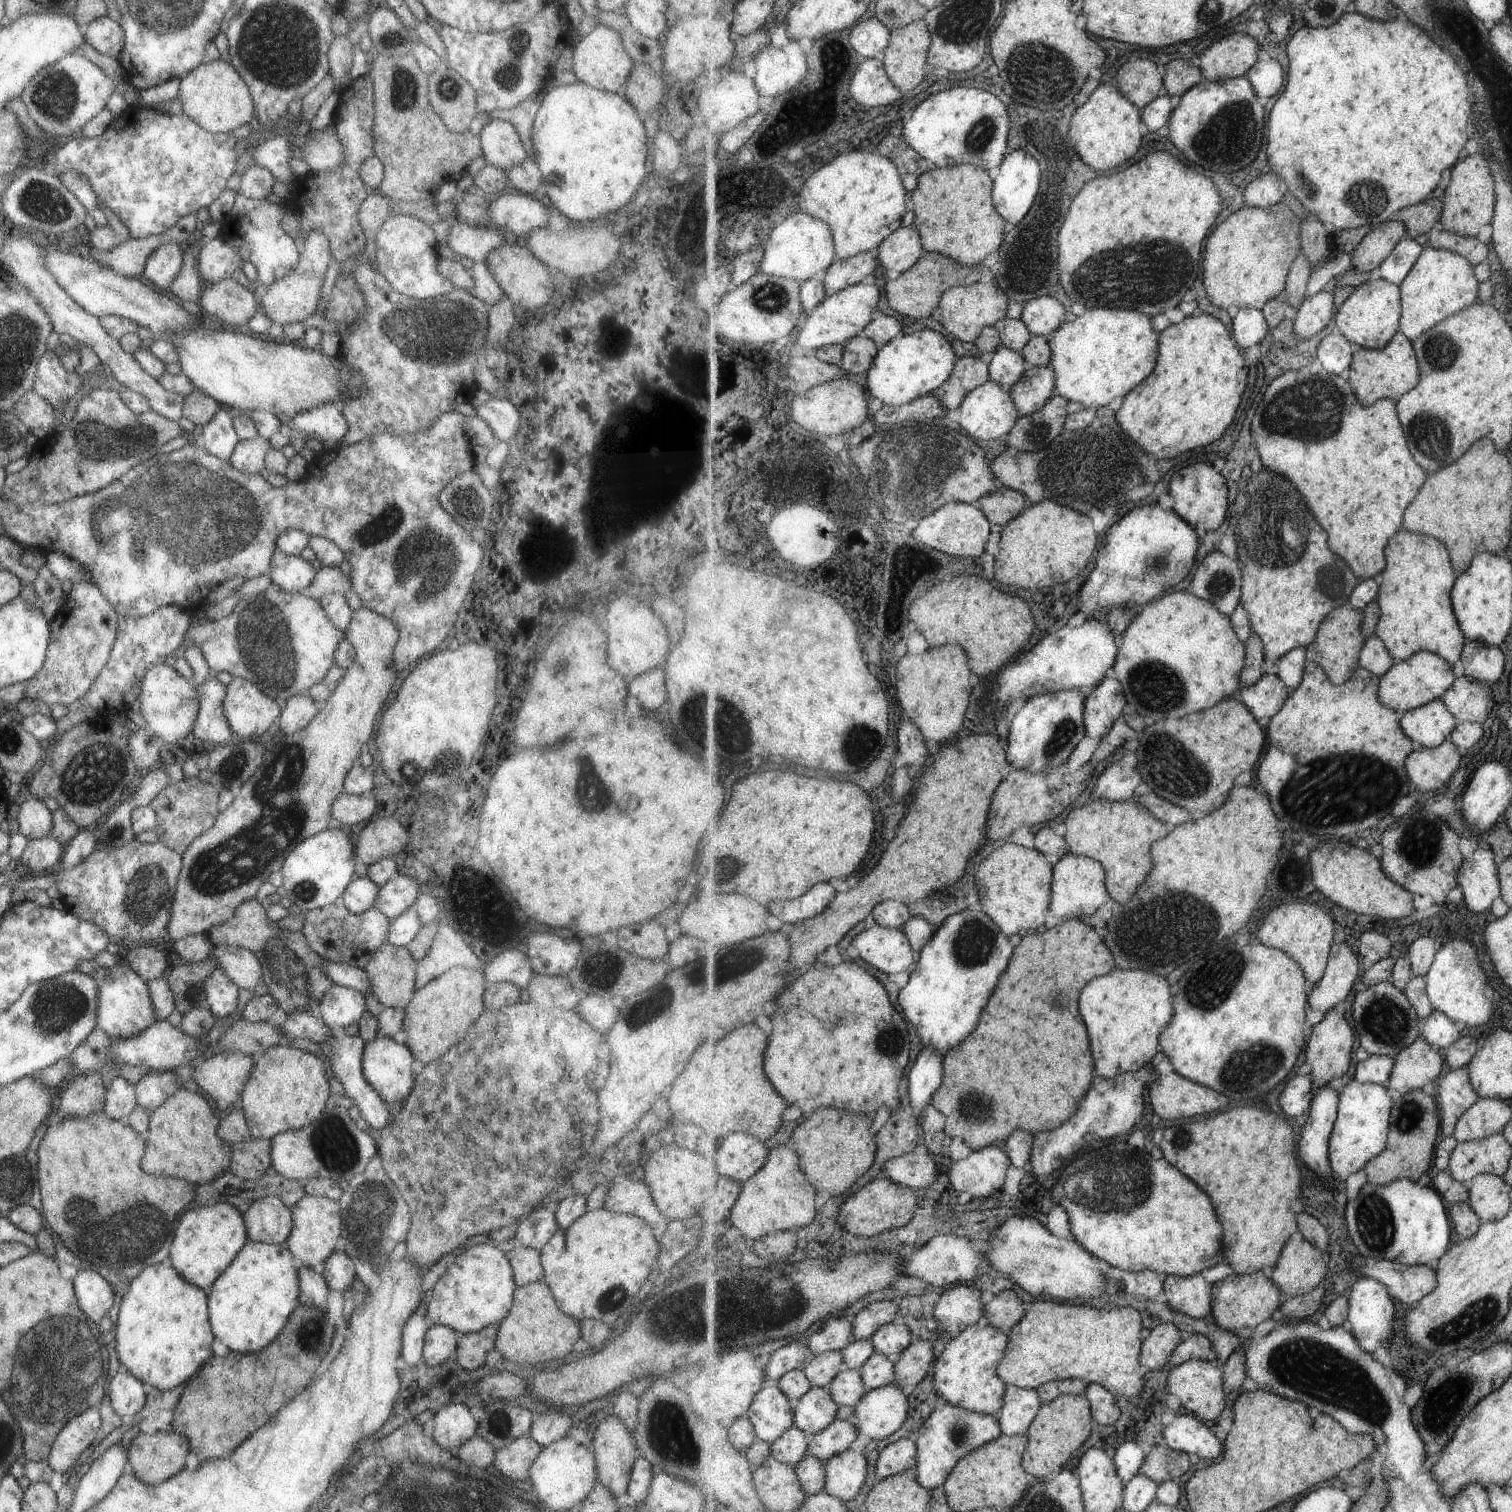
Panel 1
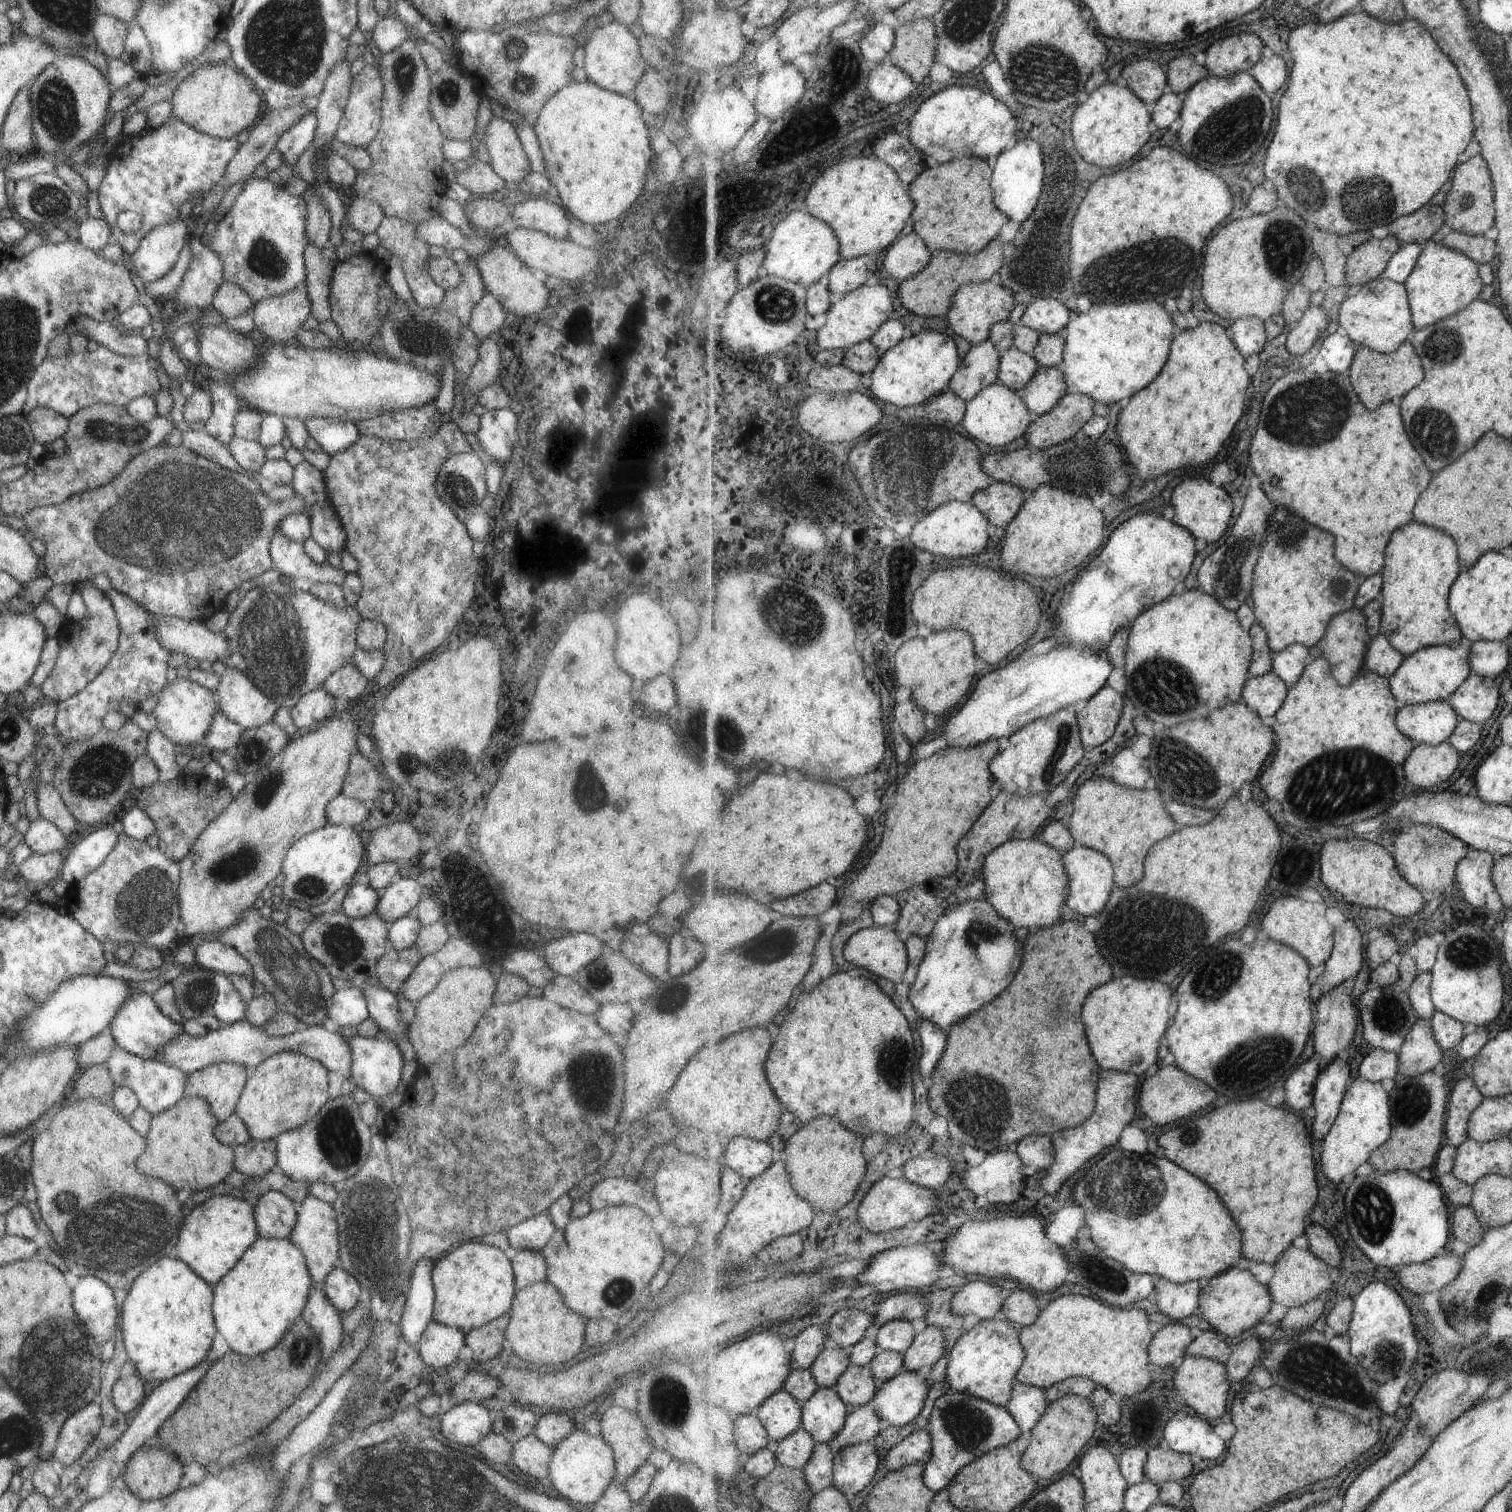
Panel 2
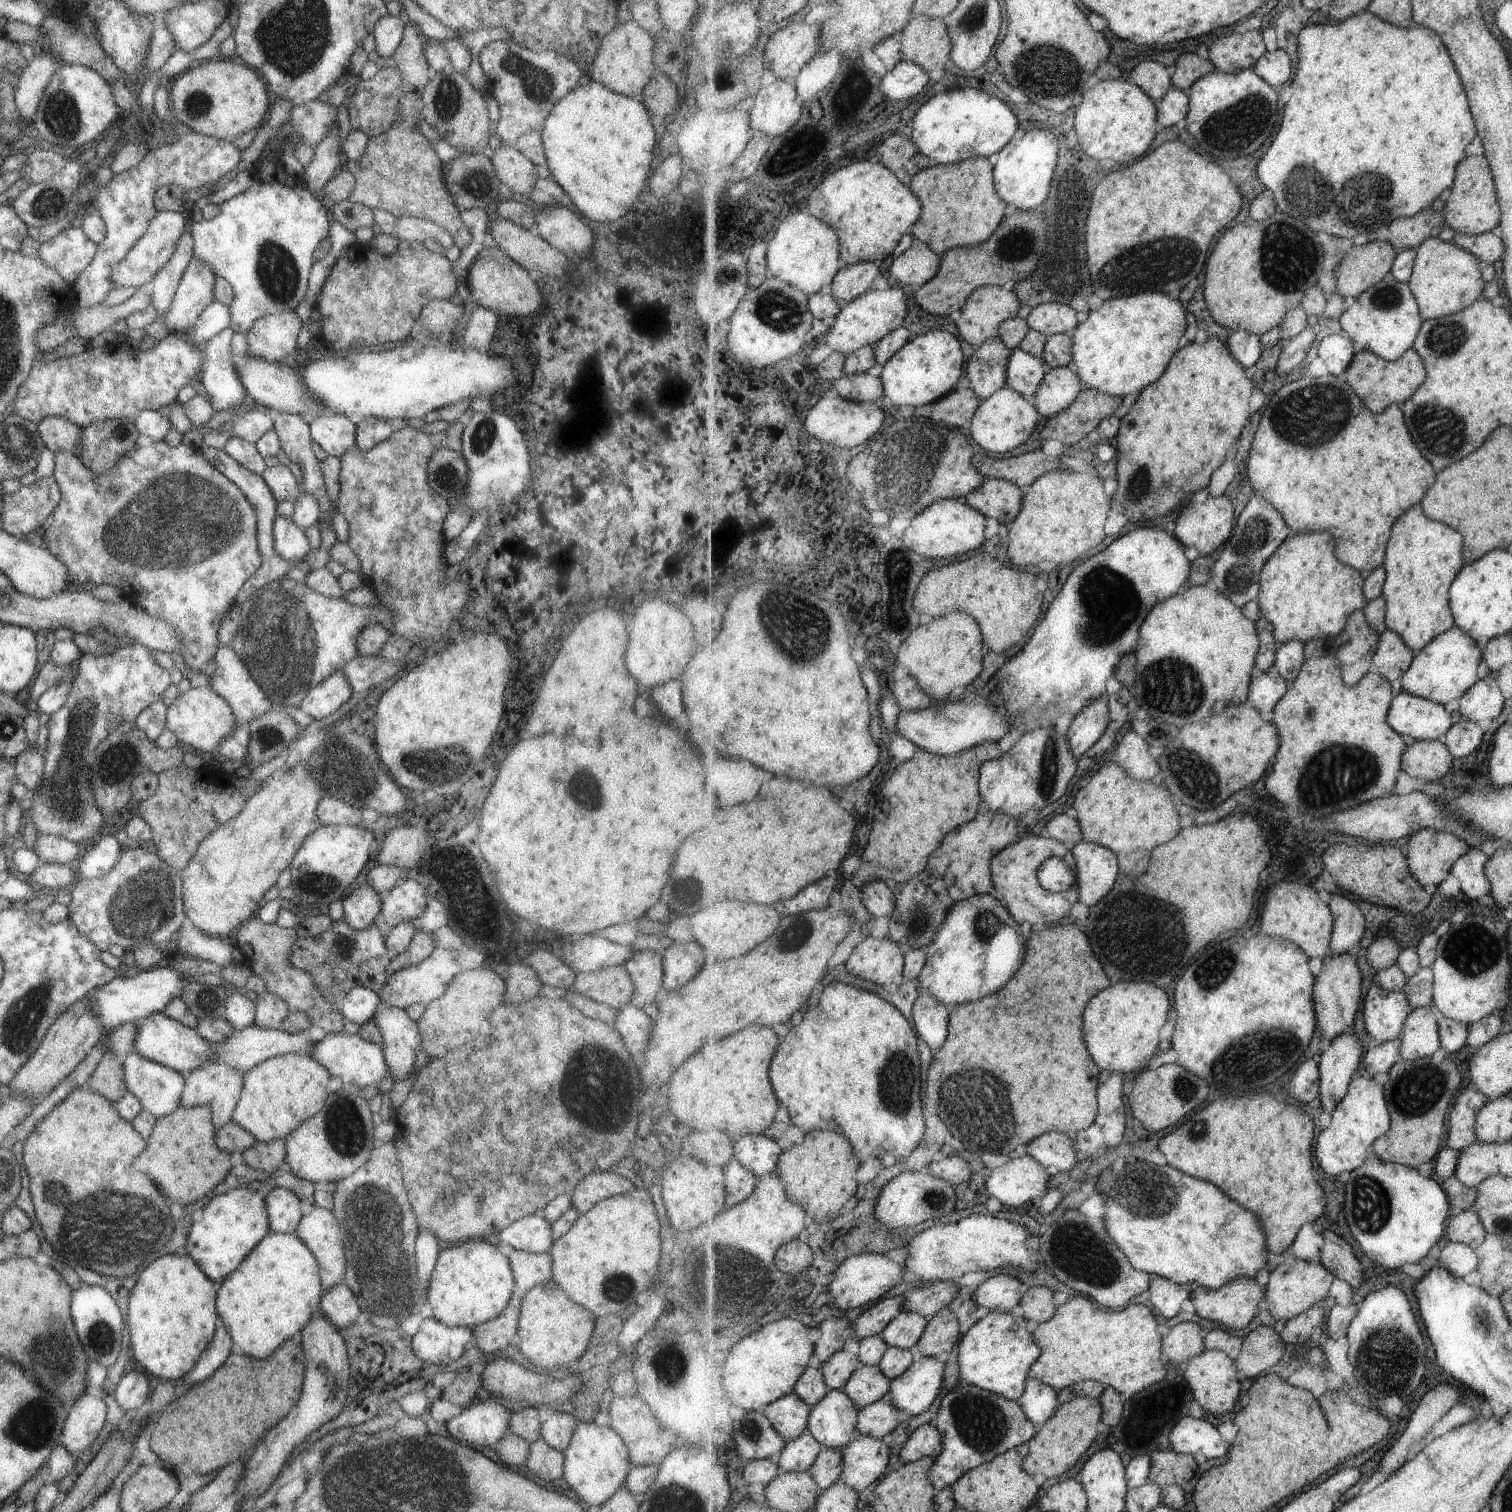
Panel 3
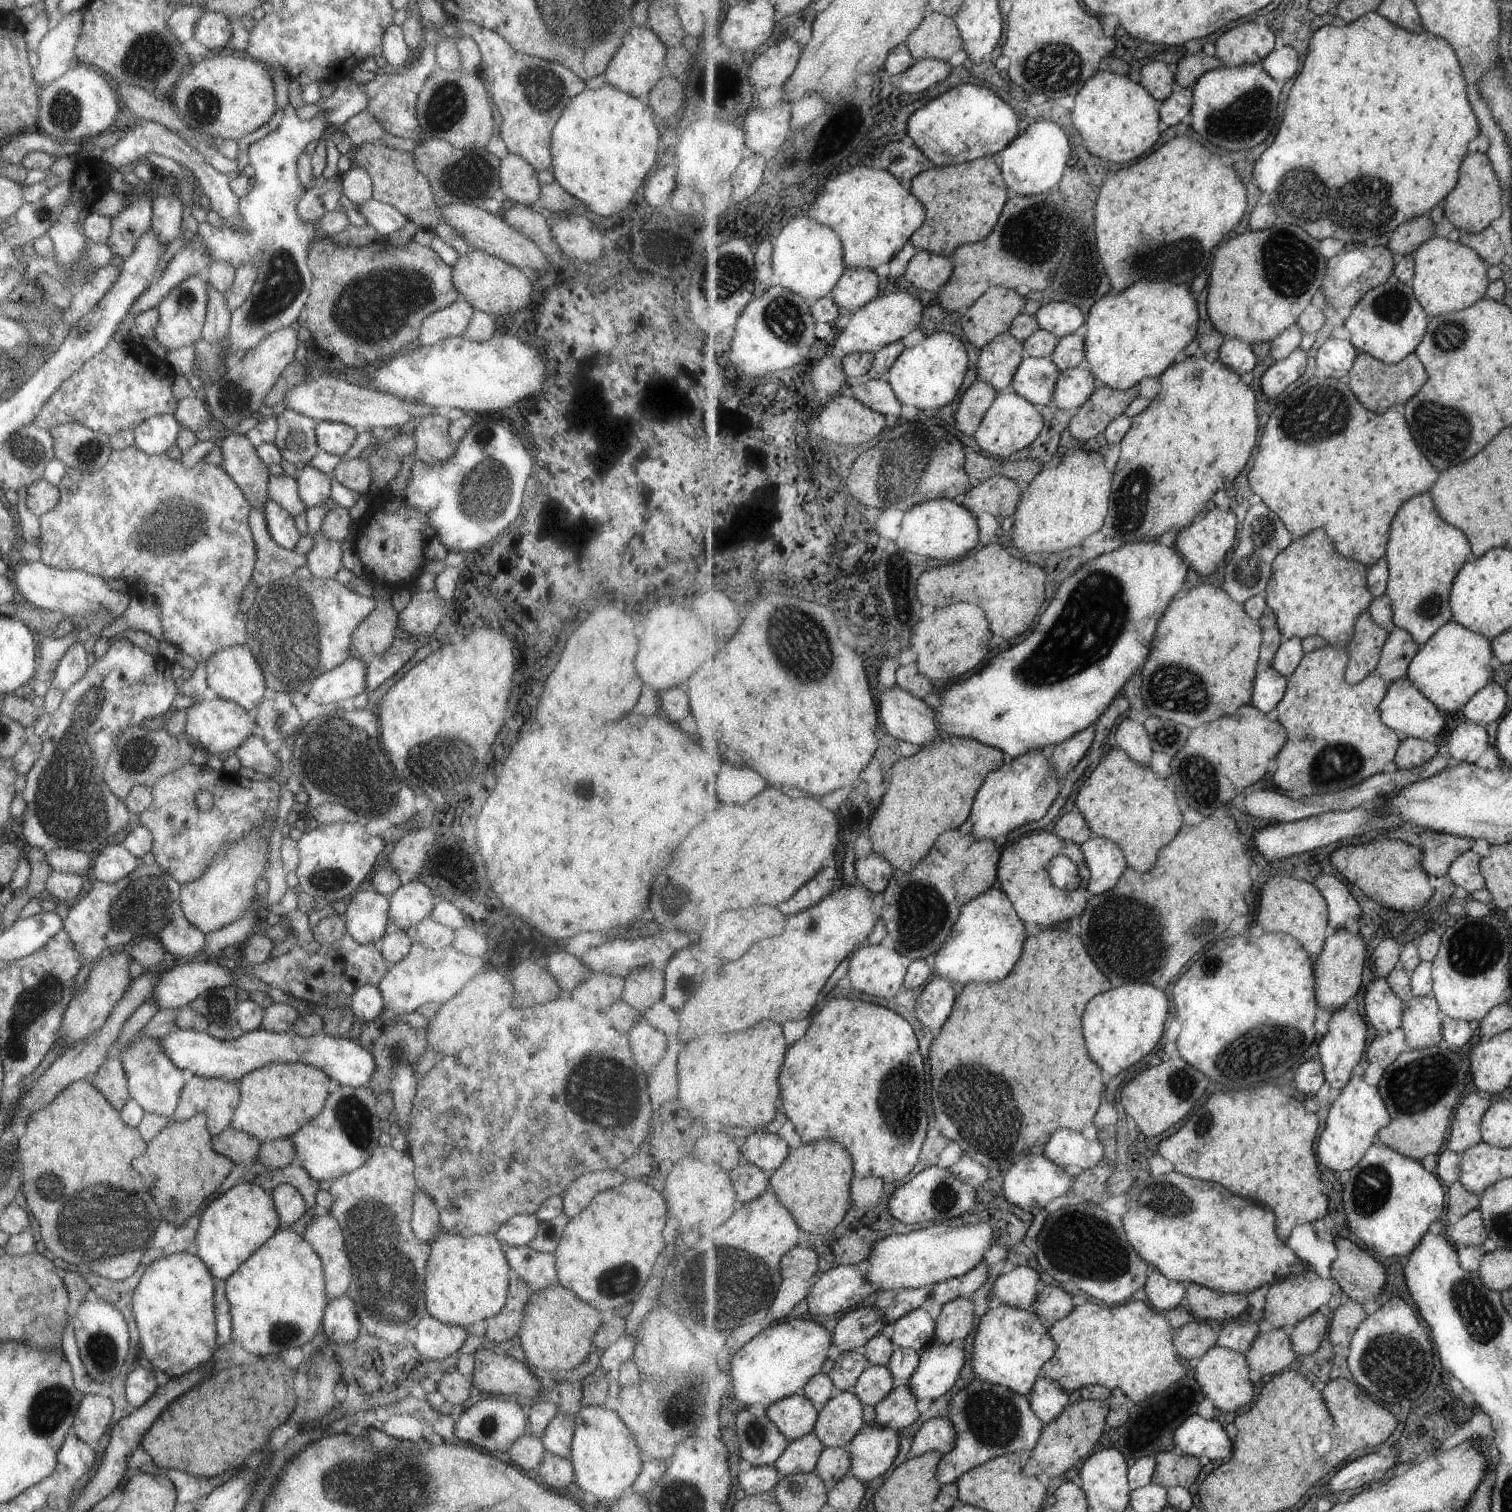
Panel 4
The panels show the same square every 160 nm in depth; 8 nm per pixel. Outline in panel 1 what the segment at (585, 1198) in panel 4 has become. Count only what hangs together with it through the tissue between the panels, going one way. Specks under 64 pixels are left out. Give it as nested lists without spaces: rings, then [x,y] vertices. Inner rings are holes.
[[[623,1178],[618,1183],[609,1185],[602,1207],[613,1212],[642,1218],[653,1230],[653,1236],[657,1238],[657,1242],[667,1224],[667,1218],[659,1214],[659,1210],[655,1208],[651,1195],[642,1180],[633,1181]]]

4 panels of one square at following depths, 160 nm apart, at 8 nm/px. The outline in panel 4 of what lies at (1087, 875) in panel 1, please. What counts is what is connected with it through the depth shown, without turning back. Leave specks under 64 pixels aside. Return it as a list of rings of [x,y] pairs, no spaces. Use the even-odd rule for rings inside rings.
[[[1092,836],[1081,845],[1091,872],[1089,891],[1101,894],[1110,891],[1129,867],[1123,849],[1105,837]]]

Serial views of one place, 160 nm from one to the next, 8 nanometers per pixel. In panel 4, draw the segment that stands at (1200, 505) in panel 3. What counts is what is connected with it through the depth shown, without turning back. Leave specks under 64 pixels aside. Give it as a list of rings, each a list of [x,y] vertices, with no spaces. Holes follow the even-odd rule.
[[[1210,507],[1191,526],[1177,534],[1175,549],[1197,574],[1211,576],[1219,568],[1219,564],[1227,558],[1227,554],[1235,548],[1235,544],[1237,544],[1237,516],[1230,510],[1224,511],[1219,507],[1211,510]]]

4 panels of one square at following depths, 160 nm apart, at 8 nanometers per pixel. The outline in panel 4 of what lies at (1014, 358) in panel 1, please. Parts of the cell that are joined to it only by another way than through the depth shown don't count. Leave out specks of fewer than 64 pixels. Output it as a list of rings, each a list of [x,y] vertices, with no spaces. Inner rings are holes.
[[[1051,357],[1026,358],[1015,373],[1012,386],[1039,408],[1051,404],[1061,370]]]

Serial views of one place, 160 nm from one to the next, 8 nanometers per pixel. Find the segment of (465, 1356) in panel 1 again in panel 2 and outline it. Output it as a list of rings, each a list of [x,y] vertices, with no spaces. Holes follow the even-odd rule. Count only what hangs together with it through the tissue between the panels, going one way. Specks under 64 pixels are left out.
[[[508,1310],[493,1320],[465,1333],[464,1345],[471,1349],[475,1362],[491,1361],[505,1347],[504,1330],[508,1323]]]

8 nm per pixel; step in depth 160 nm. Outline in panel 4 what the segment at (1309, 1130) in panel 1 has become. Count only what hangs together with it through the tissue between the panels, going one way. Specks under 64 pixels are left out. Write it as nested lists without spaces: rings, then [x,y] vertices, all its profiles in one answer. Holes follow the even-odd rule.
[[[1340,1008],[1335,1011],[1328,1023],[1328,1032],[1323,1036],[1318,1044],[1317,1057],[1324,1064],[1324,1073],[1331,1090],[1343,1088],[1353,1077],[1353,1068],[1361,1062],[1365,1048],[1367,1048],[1367,1021],[1358,1011]]]

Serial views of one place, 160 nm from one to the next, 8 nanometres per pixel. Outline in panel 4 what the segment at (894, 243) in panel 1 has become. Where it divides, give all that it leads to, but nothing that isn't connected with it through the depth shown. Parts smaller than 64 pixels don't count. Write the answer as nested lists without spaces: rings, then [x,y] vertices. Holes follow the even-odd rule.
[[[916,251],[903,275],[913,286],[939,294],[954,275],[954,261],[945,255]]]

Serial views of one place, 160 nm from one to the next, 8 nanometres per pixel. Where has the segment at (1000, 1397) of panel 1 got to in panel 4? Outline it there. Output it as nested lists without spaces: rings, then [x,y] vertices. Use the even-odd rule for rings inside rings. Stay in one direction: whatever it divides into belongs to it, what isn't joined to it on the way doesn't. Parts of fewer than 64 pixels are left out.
[[[999,1302],[980,1318],[976,1334],[970,1342],[974,1371],[980,1379],[1030,1396],[1042,1368],[1056,1355],[1058,1346],[1049,1327],[1034,1310],[1020,1309]]]

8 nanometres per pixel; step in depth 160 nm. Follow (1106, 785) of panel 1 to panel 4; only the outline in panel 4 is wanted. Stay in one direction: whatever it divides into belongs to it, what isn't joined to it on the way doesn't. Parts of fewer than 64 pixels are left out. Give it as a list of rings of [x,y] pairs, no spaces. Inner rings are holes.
[[[1127,717],[1118,724],[1114,740],[1117,746],[1127,752],[1131,758],[1150,767],[1155,748],[1152,746],[1149,731],[1144,723],[1141,724]]]

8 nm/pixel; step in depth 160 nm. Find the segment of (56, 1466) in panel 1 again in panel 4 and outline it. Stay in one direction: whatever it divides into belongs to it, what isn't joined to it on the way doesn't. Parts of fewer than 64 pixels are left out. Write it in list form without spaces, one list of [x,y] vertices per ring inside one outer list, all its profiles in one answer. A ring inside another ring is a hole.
[[[83,1394],[77,1405],[70,1432],[85,1444],[95,1447],[101,1434],[109,1426],[113,1409],[112,1402],[107,1397]]]

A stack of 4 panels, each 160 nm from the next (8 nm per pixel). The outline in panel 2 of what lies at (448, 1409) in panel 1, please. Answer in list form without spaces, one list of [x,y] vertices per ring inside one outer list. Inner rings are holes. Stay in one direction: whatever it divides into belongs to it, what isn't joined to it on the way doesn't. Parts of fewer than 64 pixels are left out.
[[[467,1401],[452,1406],[440,1416],[441,1434],[453,1447],[469,1450],[492,1430],[493,1413],[481,1403]]]

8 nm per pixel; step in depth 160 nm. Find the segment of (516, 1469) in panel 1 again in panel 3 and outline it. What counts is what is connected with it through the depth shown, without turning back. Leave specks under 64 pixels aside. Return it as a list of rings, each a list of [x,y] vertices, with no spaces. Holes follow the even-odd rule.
[[[539,1437],[529,1444],[529,1454],[523,1467],[545,1482],[561,1477],[564,1461],[562,1452],[549,1448]]]

